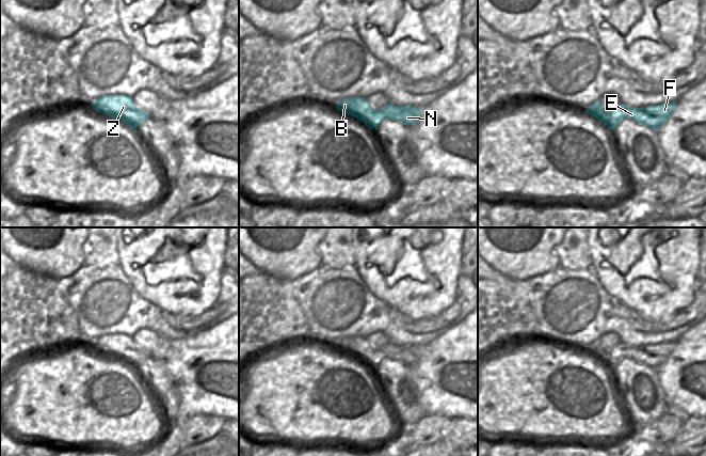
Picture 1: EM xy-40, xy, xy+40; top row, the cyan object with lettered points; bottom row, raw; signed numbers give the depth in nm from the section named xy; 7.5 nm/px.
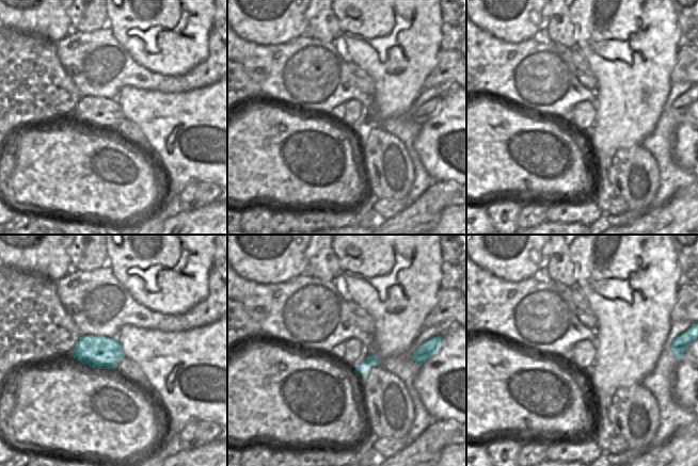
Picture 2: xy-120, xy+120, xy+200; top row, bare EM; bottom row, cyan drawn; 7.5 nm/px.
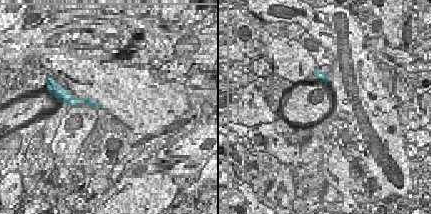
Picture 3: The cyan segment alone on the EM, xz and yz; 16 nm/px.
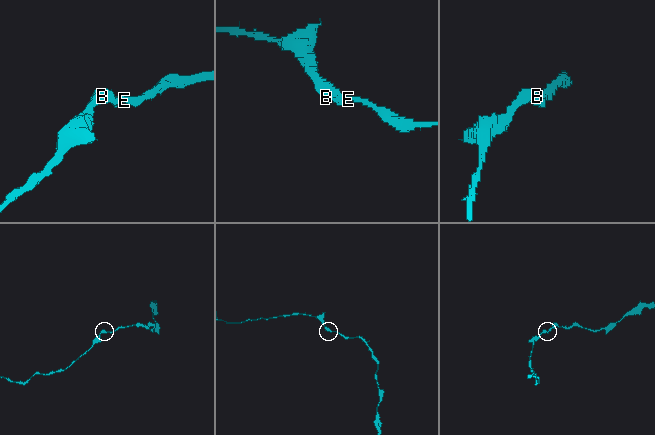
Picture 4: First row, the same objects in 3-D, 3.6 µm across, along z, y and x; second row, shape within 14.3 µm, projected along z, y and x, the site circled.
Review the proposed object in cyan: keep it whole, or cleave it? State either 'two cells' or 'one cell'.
one cell

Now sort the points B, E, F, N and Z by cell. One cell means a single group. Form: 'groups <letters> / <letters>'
groups B E F N Z

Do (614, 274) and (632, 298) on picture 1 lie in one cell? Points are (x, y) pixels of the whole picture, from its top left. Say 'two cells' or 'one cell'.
one cell

